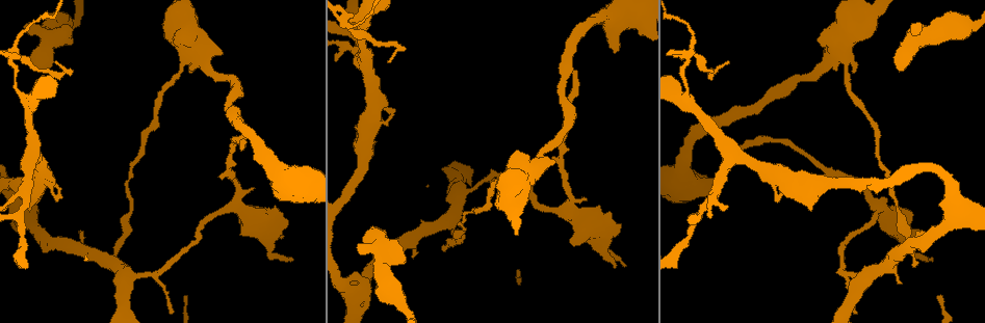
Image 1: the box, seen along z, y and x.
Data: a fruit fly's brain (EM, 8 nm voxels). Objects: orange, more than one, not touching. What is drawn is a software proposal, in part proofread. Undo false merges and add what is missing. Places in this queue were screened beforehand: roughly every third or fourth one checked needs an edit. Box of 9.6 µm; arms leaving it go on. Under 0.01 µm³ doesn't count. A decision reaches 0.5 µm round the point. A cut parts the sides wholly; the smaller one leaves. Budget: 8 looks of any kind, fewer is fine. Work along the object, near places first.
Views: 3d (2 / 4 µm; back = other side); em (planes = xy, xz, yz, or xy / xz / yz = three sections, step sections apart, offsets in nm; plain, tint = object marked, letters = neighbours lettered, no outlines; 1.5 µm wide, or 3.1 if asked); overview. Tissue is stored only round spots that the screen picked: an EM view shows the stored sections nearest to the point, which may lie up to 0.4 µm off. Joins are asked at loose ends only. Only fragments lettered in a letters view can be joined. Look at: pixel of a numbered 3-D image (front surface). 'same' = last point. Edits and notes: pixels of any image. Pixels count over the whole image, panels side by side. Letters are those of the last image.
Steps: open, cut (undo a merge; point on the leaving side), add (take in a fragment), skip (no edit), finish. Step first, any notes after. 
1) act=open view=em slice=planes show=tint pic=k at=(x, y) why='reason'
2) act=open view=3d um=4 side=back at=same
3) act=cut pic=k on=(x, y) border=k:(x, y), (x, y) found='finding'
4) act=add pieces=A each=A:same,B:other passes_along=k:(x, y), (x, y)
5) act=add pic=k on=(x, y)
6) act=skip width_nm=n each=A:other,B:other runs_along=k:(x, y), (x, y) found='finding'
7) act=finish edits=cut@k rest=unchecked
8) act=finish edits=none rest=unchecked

act=open view=3d um=4 pic=1 at=(918, 262) why='an open end'

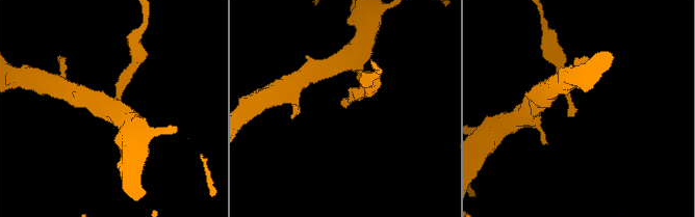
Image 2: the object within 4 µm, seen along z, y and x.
act=open view=em slice=planes show=letters pic=2 at=(575, 110) why='need the tissue'

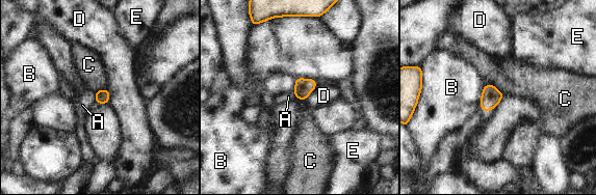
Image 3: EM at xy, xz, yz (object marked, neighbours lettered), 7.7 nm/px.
act=skip longest_contact=B:200nm each=A:other,B:other,C:other,D:other,E:other found='no lettered fragment goes on from it'

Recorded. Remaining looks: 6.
act=open view=em slice=planes show=letters pic=1 at=(24, 25) why='stops while still wide'

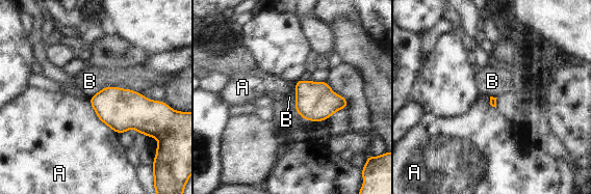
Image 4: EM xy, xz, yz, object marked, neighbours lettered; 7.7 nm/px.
act=skip longest_contact=A:340nm each=A:other,B:other found='none of them fits'

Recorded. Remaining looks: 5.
act=open view=em slice=planes show=tint pic=1 at=(694, 52) why='four or more arms meet'

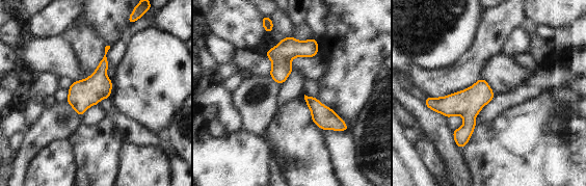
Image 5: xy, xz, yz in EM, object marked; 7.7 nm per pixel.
act=open view=em slice=planes show=letters at=same

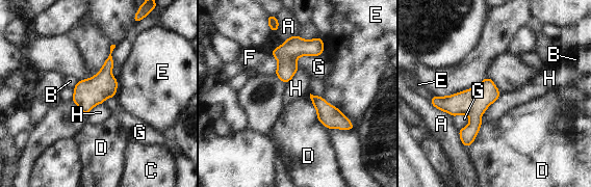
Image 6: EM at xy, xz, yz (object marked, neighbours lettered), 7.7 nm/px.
act=skip each=A:other,B:other,C:other,D:other,E:other,F:other,G:other,H:other border=6:(500, 94), (482, 115), (482, 124) found='all the same neuron'

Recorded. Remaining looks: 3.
act=finish edits=none rest=unchecked

